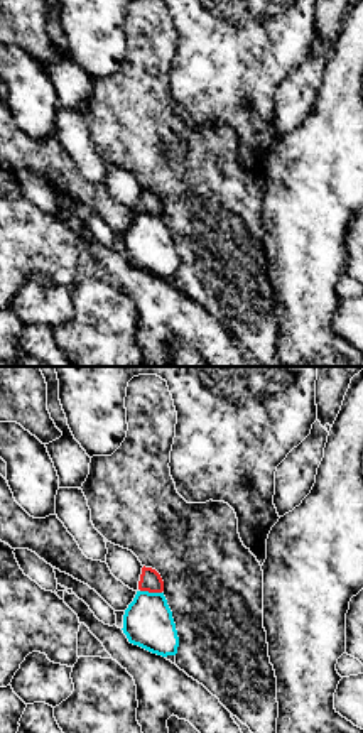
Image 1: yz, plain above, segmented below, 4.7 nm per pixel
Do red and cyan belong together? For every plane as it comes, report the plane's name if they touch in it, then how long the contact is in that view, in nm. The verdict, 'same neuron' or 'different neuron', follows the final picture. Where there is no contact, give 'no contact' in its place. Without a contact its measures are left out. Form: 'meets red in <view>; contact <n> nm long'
meets red in yz; contact 110 nm long

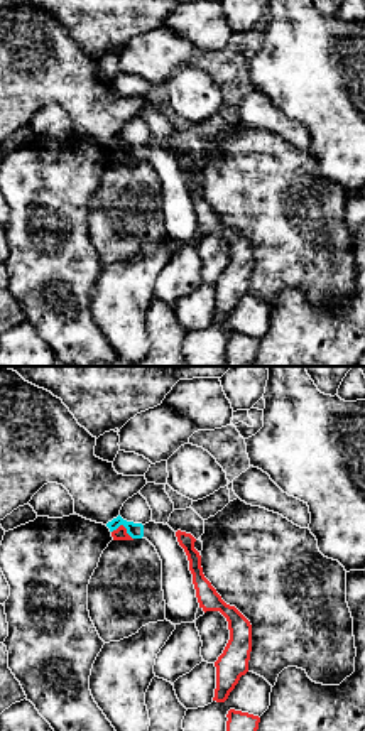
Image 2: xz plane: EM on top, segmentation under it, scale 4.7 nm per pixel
meets red in xz; contact 110 nm long

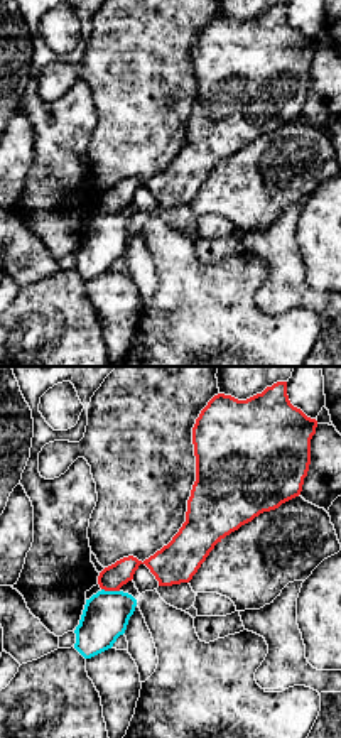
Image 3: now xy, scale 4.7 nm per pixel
meets red in xy; contact 90 nm long

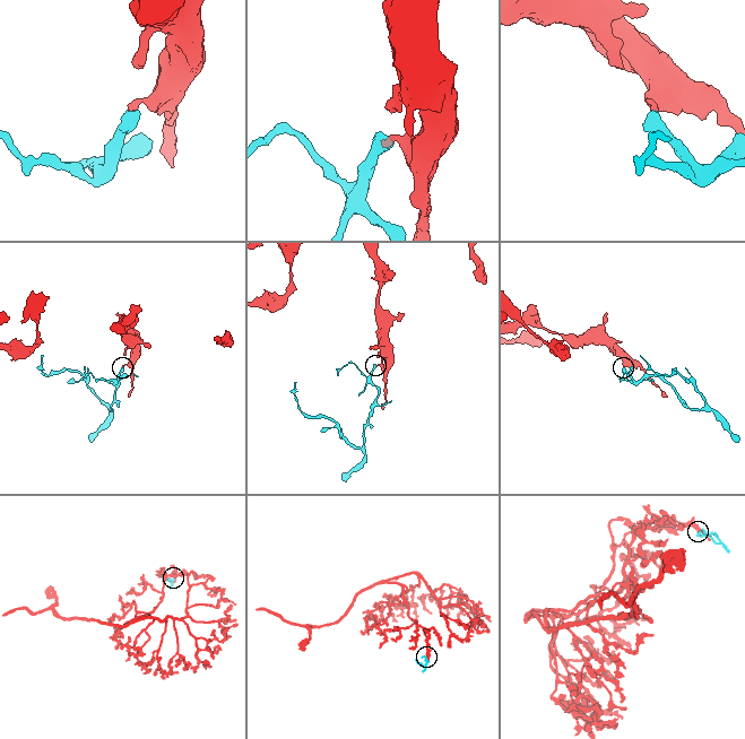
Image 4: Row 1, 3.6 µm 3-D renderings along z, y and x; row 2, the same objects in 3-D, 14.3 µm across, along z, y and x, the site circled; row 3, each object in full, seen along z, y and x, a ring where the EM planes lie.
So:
different neuron

